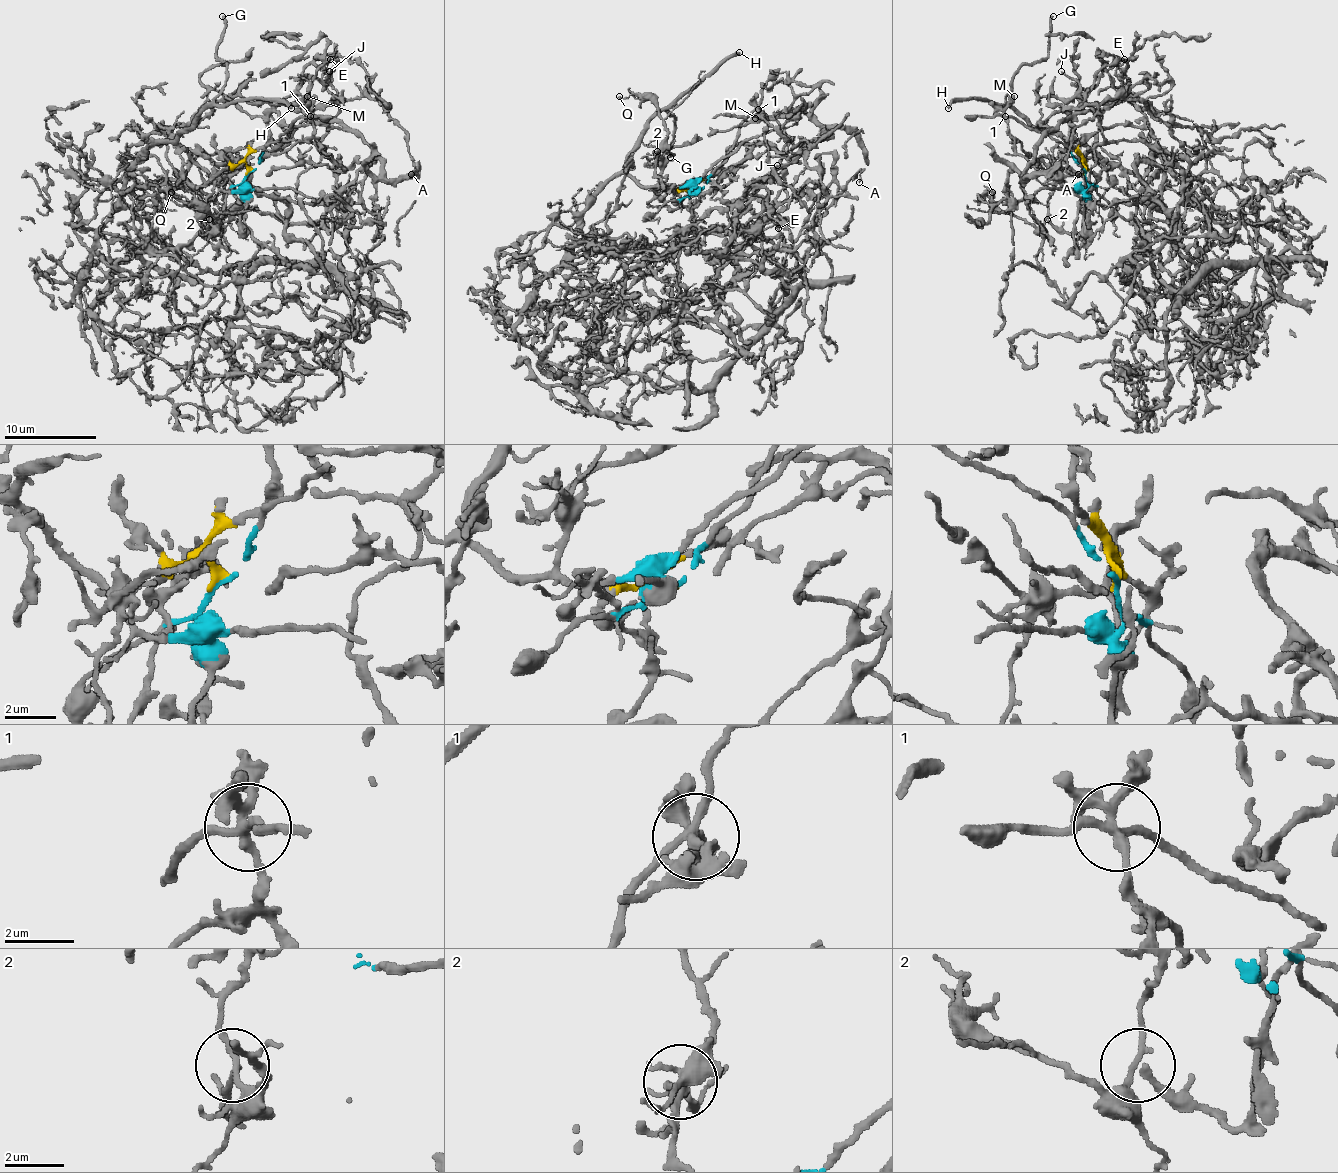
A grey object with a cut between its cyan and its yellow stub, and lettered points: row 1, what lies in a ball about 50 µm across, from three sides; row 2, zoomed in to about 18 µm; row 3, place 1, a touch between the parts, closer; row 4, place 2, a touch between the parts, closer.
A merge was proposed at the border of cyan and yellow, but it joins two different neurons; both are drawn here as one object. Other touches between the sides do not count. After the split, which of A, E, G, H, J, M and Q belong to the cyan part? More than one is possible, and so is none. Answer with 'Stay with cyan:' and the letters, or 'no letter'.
Stay with cyan: G, H, Q

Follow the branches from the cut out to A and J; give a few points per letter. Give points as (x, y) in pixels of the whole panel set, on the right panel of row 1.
A: (1086, 171), (1069, 118), (1040, 125), (1145, 77), (1168, 83), (1109, 97), (1074, 129), (1065, 168), (1079, 173)
J: (1086, 171), (1069, 118), (1058, 111), (1040, 125), (1083, 111), (1099, 123), (1060, 72)

